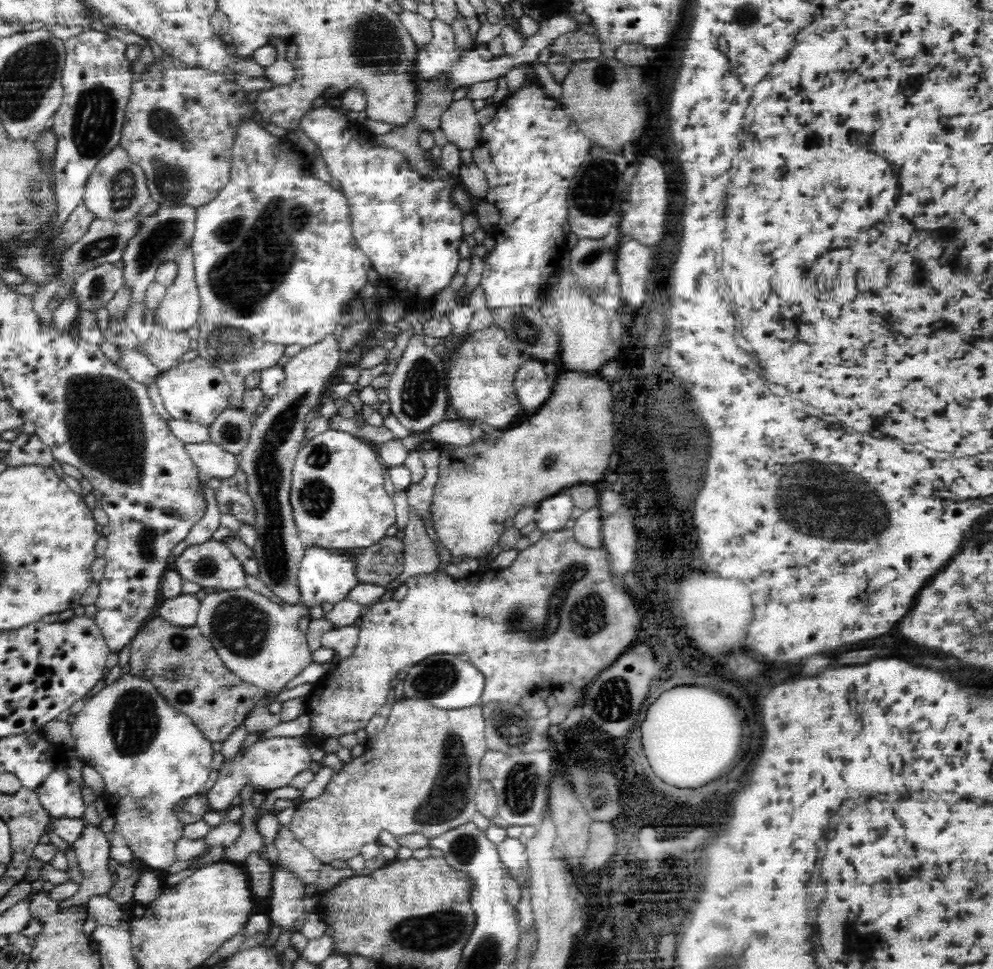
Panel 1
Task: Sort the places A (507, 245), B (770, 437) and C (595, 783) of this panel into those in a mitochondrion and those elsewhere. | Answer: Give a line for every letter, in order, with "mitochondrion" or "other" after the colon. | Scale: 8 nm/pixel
A: other
B: other
C: other

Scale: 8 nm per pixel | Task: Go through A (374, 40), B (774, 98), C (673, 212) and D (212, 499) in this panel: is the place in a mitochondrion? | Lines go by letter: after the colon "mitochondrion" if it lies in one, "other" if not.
A: mitochondrion
B: other
C: other
D: other

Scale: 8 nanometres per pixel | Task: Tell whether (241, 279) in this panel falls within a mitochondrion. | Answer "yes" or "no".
yes

